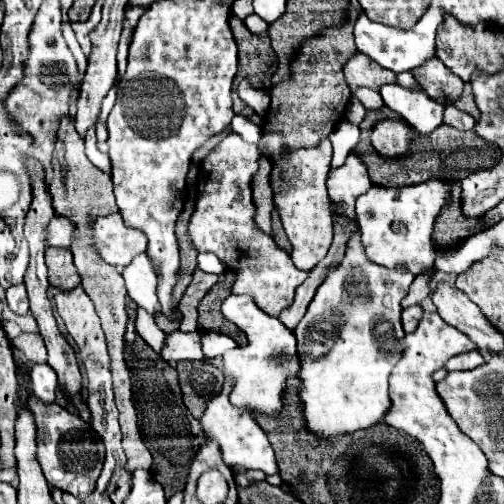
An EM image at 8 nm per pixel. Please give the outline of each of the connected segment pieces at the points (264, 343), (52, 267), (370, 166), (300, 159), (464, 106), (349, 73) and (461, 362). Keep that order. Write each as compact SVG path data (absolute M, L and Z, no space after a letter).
M229 294L221 306L223 316L233 322L239 330L243 330L247 334L247 346L243 348L235 348L231 352L223 354L223 362L225 362L225 372L235 380L235 388L231 392L231 402L239 408L247 408L247 410L259 410L265 414L273 414L277 410L281 410L281 396L285 390L285 376L295 374L299 370L299 360L295 354L295 346L297 340L293 336L293 332L287 332L287 328L273 316L267 316L265 312L261 312L257 308L257 304L253 302L251 296L237 296L237 294Z
M47 248L45 260L49 266L49 284L59 290L73 290L79 286L79 274L73 256L67 248Z
M387 106L377 110L377 112L367 112L367 116L363 118L363 122L359 124L361 128L361 138L357 142L357 146L353 148L353 152L357 156L361 156L361 160L365 162L367 166L367 172L369 172L369 178L373 184L377 186L385 186L385 188L393 188L393 186L409 186L409 184L417 184L417 182L423 182L427 178L433 178L433 176L443 176L443 178L463 178L465 174L473 174L475 170L485 170L489 166L493 166L495 162L499 162L501 158L501 152L495 148L495 154L493 154L493 144L489 144L487 140L479 138L473 130L469 132L461 132L461 130L455 130L455 128L449 128L449 126L441 126L437 128L429 138L425 136L419 136L417 132L411 130L411 150L413 154L407 156L407 158L399 158L399 160L383 160L371 146L369 142L369 136L371 136L371 130L373 126L379 122L379 120L385 120L385 118L391 118L391 120L397 120L399 116L389 110Z
M263 130L257 148L261 156L269 158L271 162L269 180L273 190L273 204L293 246L291 260L299 270L311 272L313 266L325 258L333 240L333 210L325 186L327 172L331 168L331 142L325 138L317 148L289 150L285 148L283 136L279 132Z
M465 84L465 92L463 92L461 98L455 102L455 108L471 114L473 118L479 118L479 110L477 110L477 106L475 106L475 102L473 102L473 94L471 94L471 86L469 86L469 84Z
M357 52L353 56L353 60L349 60L345 64L345 82L355 92L361 86L379 90L383 84L395 84L397 78L395 78L395 72L389 72L389 70L381 68L379 64L373 64L373 60L369 60L369 56Z
M473 350L473 352L465 352L465 354L453 356L445 364L445 370L447 372L453 372L453 370L473 370L473 368L477 368L481 364L483 364L483 356L477 350Z

